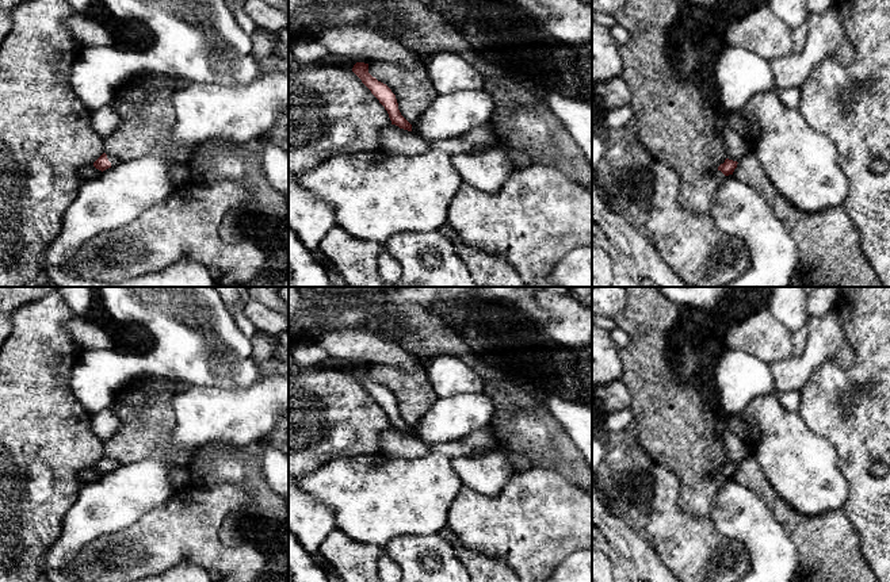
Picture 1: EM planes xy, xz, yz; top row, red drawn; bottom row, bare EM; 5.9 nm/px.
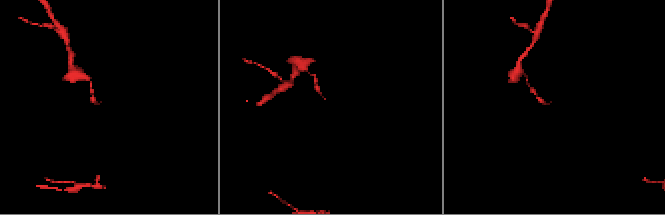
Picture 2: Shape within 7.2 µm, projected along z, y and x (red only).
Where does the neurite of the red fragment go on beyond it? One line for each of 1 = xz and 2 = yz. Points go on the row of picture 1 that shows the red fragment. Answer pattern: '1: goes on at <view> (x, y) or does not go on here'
1: does not go on here
2: does not go on here

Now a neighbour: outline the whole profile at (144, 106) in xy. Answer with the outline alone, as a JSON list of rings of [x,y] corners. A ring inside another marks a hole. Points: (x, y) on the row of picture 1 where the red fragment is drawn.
[[[148,72],[125,83],[110,103],[121,123],[103,139],[103,152],[119,161],[152,153],[175,123],[176,115],[171,104],[173,93],[173,79],[158,84]]]

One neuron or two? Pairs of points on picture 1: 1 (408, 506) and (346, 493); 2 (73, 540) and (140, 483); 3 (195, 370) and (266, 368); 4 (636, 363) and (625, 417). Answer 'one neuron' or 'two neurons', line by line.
1: one neuron
2: one neuron
3: two neurons
4: two neurons

